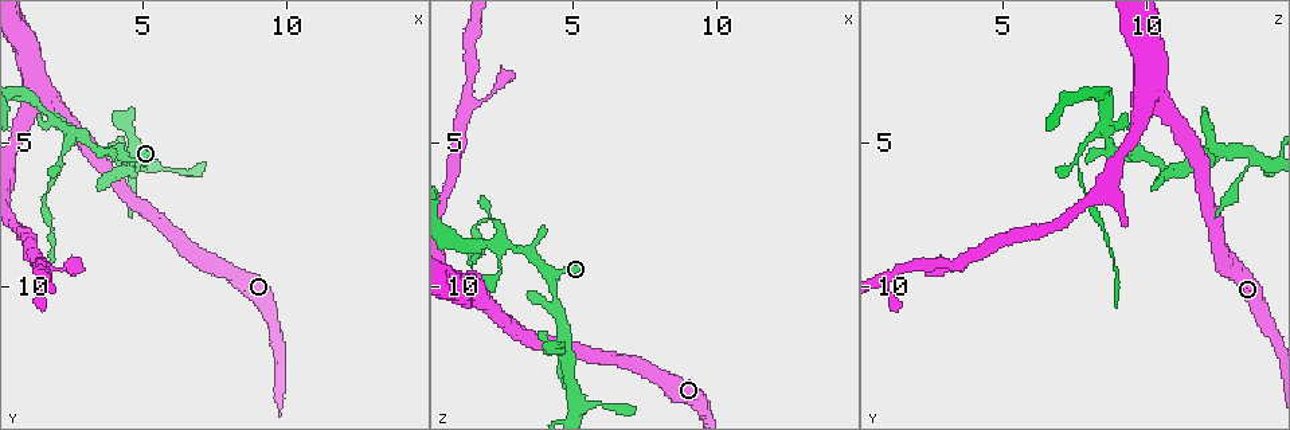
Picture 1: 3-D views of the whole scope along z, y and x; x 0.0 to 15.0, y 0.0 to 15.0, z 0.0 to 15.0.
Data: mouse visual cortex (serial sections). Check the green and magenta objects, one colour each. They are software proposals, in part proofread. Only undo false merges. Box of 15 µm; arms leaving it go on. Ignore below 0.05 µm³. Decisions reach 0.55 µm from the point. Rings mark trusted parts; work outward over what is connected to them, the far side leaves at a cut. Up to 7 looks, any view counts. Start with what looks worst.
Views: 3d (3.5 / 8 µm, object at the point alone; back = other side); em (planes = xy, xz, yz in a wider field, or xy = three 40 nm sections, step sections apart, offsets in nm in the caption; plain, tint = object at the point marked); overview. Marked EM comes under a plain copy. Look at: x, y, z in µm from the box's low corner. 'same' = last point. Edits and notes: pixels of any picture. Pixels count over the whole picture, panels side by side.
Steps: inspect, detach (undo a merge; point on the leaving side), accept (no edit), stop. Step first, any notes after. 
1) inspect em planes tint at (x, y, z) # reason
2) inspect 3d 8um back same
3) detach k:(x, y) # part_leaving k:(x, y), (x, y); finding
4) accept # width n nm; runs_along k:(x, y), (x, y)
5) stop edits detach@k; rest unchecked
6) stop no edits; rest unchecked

inspect 3d 3.5um back at (2.2, 5.6, 7.6) # a narrow waist

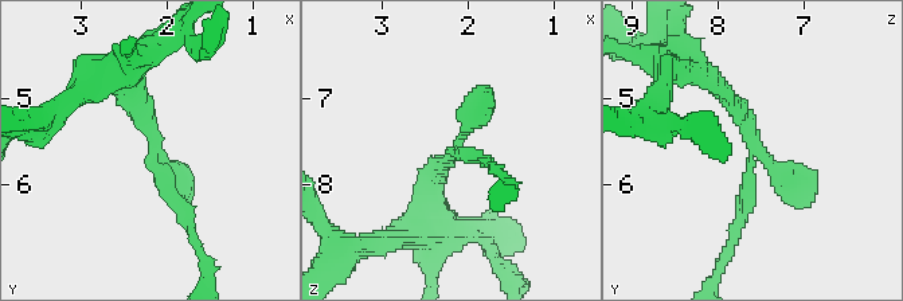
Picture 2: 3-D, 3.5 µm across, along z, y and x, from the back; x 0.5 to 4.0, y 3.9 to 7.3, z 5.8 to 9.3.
inspect em xy step 1 tint at (2.15, 5.55, 7.55) # need the tissue

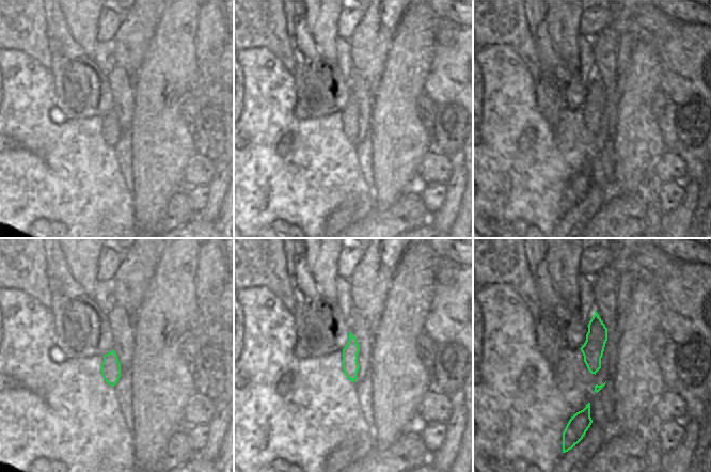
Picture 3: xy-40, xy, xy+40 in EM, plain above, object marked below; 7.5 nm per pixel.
detach 2:(180, 211) # part_leaving 2:(156, 174), (188, 215), (204, 281); two cells meet here

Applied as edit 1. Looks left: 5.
inspect 3d 8um at (5.3, 5.8, 14.2) # two arms at a narrow angle

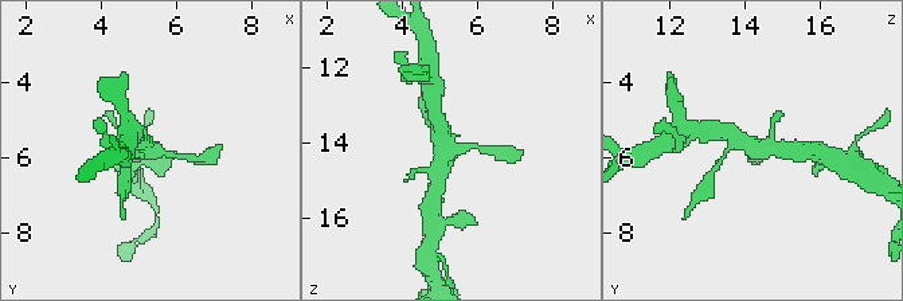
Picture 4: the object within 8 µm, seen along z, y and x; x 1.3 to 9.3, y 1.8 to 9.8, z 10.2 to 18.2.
inspect em xy step 1 tint at (5.3, 5.7, 14.1)

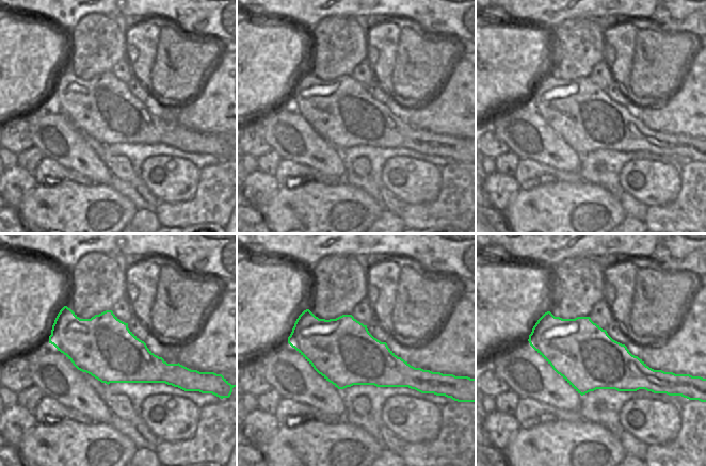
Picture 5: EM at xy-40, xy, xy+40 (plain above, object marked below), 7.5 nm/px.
accept # continuous, no second cell

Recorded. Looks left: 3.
inspect 3d 3.5um at (2.4, 4.3, 9.3) # a narrow waist

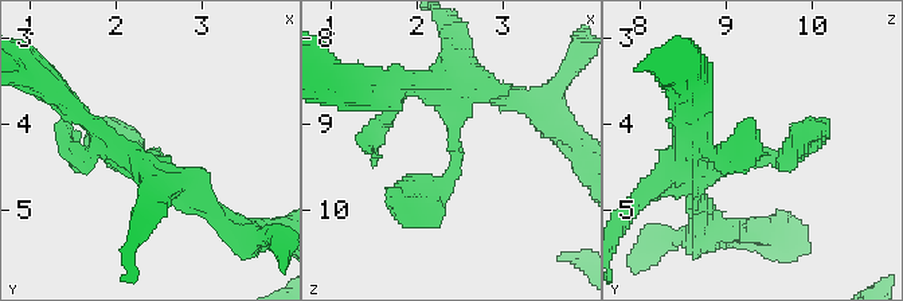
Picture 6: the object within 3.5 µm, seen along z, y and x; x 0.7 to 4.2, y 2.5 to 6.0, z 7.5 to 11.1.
inspect em xy step 1 tint same # shape alone is not enough

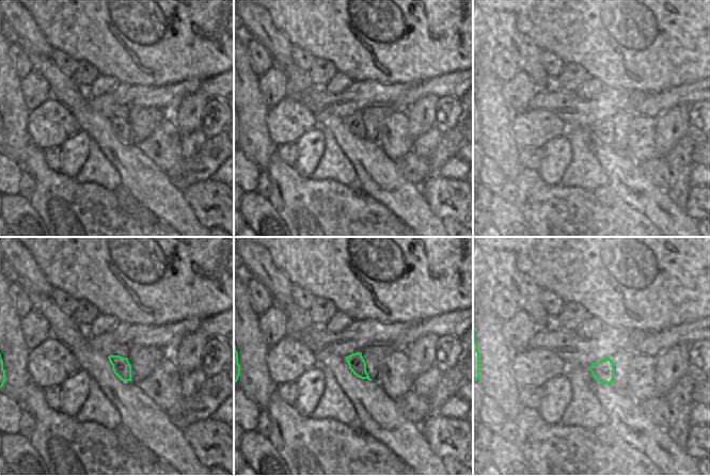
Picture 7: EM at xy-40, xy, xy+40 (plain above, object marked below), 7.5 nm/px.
inspect em planes tint same

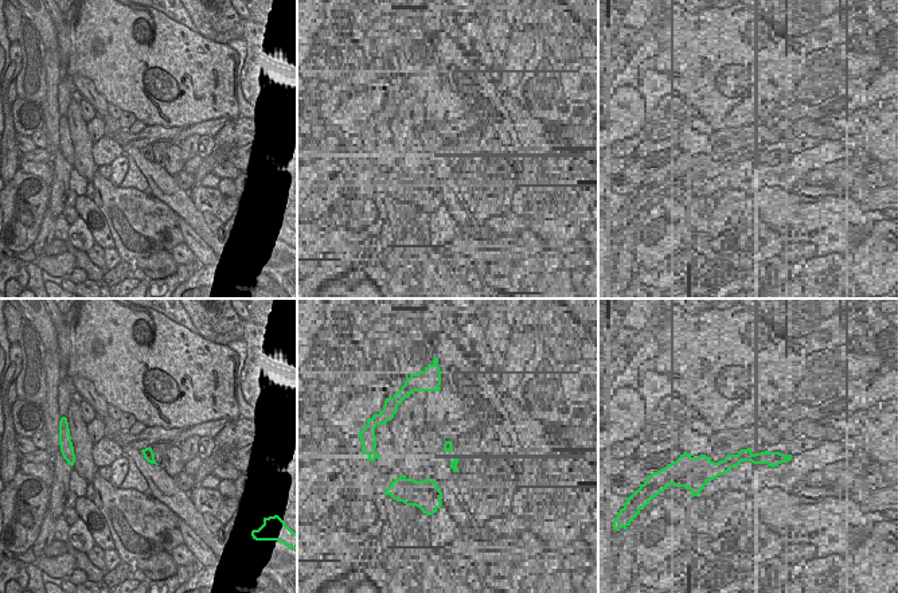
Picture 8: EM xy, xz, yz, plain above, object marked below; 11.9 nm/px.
accept # runs_along 6:(477, 88), (453, 88), (453, 174), (399, 198); all the same cell

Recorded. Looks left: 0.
stop edits detach@2; rest unchecked

